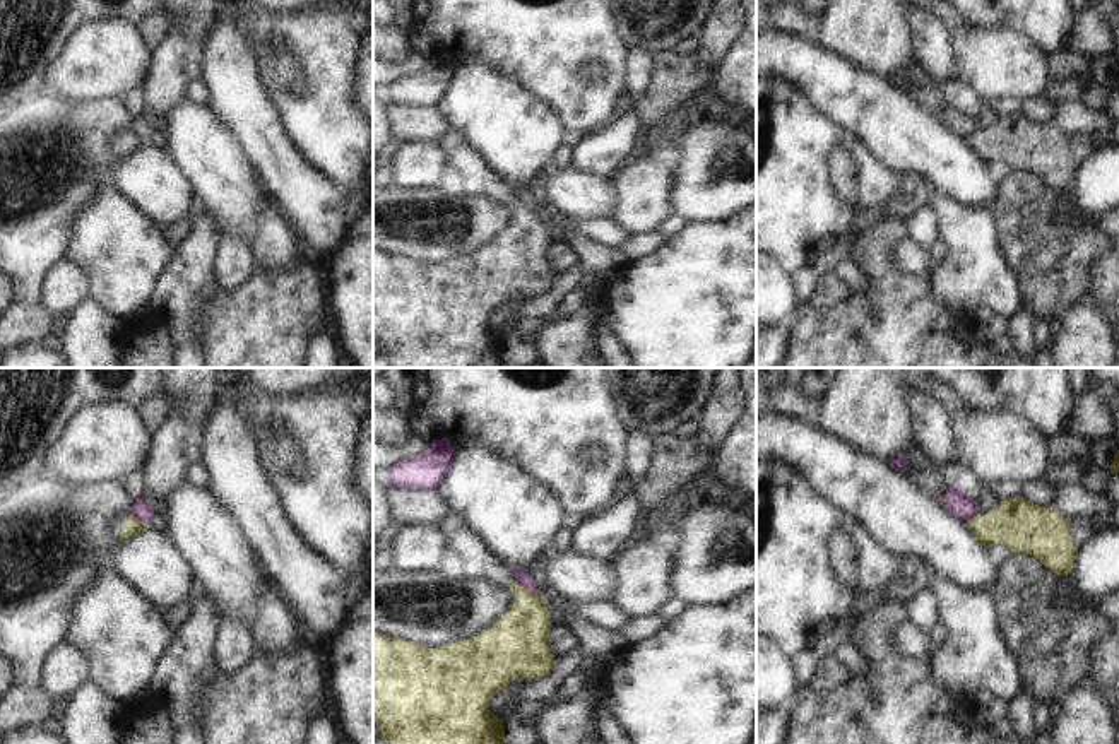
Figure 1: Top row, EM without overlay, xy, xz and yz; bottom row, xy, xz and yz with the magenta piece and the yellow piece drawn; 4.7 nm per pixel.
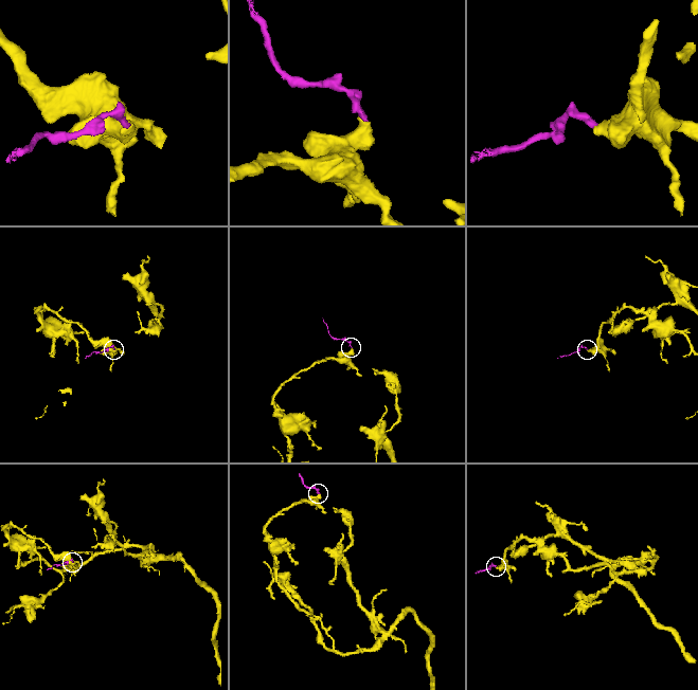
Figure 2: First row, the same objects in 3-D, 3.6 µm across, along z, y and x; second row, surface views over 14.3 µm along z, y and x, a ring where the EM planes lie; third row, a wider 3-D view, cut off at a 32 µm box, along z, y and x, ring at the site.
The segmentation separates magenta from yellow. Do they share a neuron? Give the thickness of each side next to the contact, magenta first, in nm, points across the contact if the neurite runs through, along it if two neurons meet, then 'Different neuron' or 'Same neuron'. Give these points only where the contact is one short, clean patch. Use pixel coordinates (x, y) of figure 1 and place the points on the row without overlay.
Thickness 70 nm (magenta) against 280 nm. Boundary: xz (517, 199), (536, 209). Different neuron.

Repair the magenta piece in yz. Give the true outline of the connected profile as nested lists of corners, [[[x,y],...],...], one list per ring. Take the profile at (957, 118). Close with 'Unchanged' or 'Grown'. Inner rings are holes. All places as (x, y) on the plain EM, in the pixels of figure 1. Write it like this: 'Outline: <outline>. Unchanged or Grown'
Outline: [[[951,101],[943,116],[939,116],[948,128],[951,128],[960,139],[970,139],[979,132],[975,118],[963,108],[962,101]]]. Unchanged.

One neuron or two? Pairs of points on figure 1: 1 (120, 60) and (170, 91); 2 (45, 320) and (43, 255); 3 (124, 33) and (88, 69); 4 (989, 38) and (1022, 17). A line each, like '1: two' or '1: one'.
1: two
2: one
3: one
4: two

